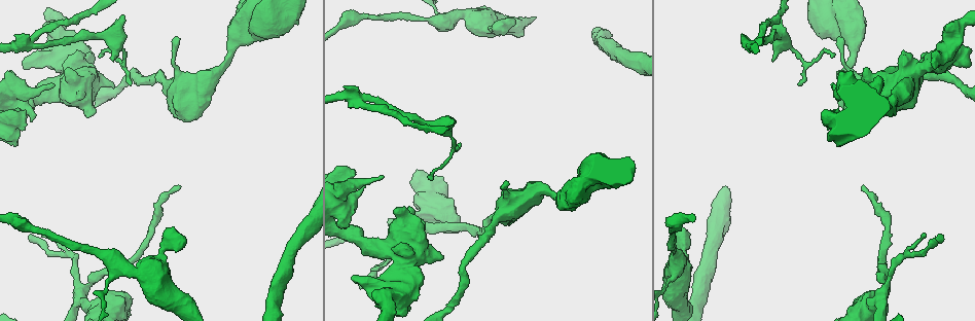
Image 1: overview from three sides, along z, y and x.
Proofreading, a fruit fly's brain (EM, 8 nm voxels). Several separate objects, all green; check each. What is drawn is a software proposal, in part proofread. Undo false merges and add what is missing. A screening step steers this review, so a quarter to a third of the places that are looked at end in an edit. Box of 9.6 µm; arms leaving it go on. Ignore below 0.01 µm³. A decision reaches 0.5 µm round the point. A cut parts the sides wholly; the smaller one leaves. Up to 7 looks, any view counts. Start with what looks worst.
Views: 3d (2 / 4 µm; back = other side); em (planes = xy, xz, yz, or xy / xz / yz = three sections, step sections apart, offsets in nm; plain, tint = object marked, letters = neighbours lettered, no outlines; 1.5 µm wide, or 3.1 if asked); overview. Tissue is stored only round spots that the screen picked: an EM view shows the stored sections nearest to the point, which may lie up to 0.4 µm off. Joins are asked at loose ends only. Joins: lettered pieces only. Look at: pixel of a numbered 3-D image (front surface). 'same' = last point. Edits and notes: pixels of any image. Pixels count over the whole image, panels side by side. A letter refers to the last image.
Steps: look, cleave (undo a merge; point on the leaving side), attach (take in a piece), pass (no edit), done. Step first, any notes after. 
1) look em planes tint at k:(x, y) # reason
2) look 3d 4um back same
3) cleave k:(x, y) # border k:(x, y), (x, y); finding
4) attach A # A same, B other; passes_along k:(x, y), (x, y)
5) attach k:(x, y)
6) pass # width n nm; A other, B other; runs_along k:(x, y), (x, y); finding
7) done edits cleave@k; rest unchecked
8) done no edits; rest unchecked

look 3d 4um at 1:(52, 85) # branch stops here

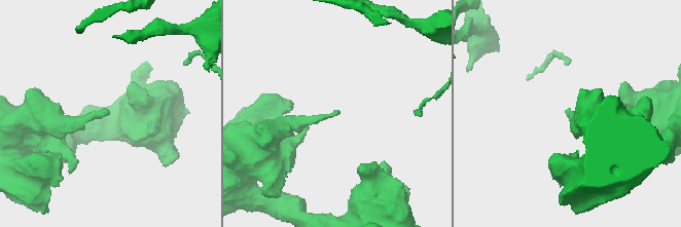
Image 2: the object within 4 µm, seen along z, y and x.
look em xz step 8 letters at 2:(105, 110) # need the tissue

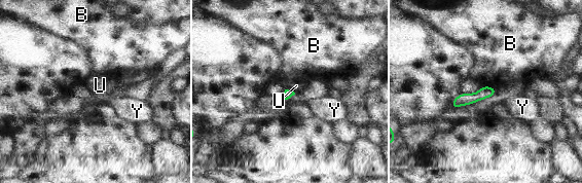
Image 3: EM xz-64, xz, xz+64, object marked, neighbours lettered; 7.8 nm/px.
look em planes letters same

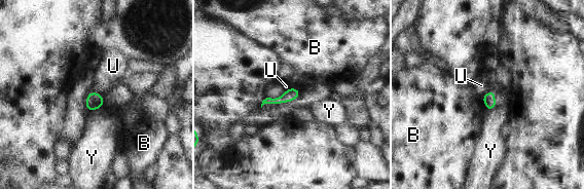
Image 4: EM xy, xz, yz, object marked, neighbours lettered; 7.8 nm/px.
pass # longest_contact B 120 nm; B other, U other, Y other; runs_along 4:(297, 92), (278, 101), (267, 101); no lettered piece goes on from it

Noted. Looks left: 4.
look 3d 4um at 1:(836, 143) # free end

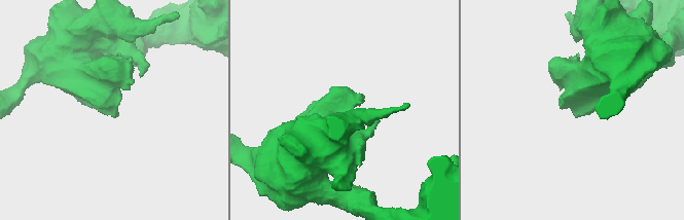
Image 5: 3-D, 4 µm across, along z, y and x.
look em yz step 8 plain at 5:(115, 115) # shape alone is not enough

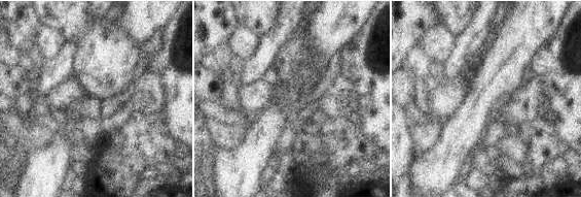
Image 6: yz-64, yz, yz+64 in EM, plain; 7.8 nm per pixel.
look em yz step 8 letters same # what lies round it

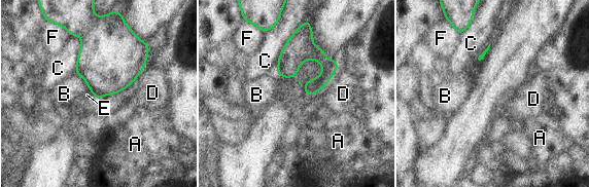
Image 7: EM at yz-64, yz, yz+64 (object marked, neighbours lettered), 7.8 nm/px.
pass # A other, B other, C other, D other, E other, F other; border 7:(75, 73), (83, 79), (94, 96); none of them fits

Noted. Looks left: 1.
look em planes letters at 1:(458, 144) # free end

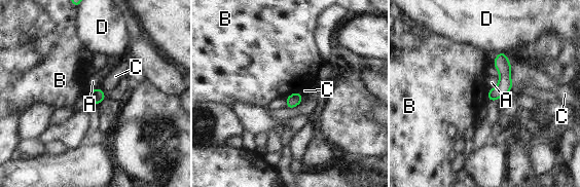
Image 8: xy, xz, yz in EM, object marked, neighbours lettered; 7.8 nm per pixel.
pass # A other, B other, C other, D other; border 8:(490, 89), (486, 101); no lettered piece goes on from it

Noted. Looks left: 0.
done no edits; rest unchecked

